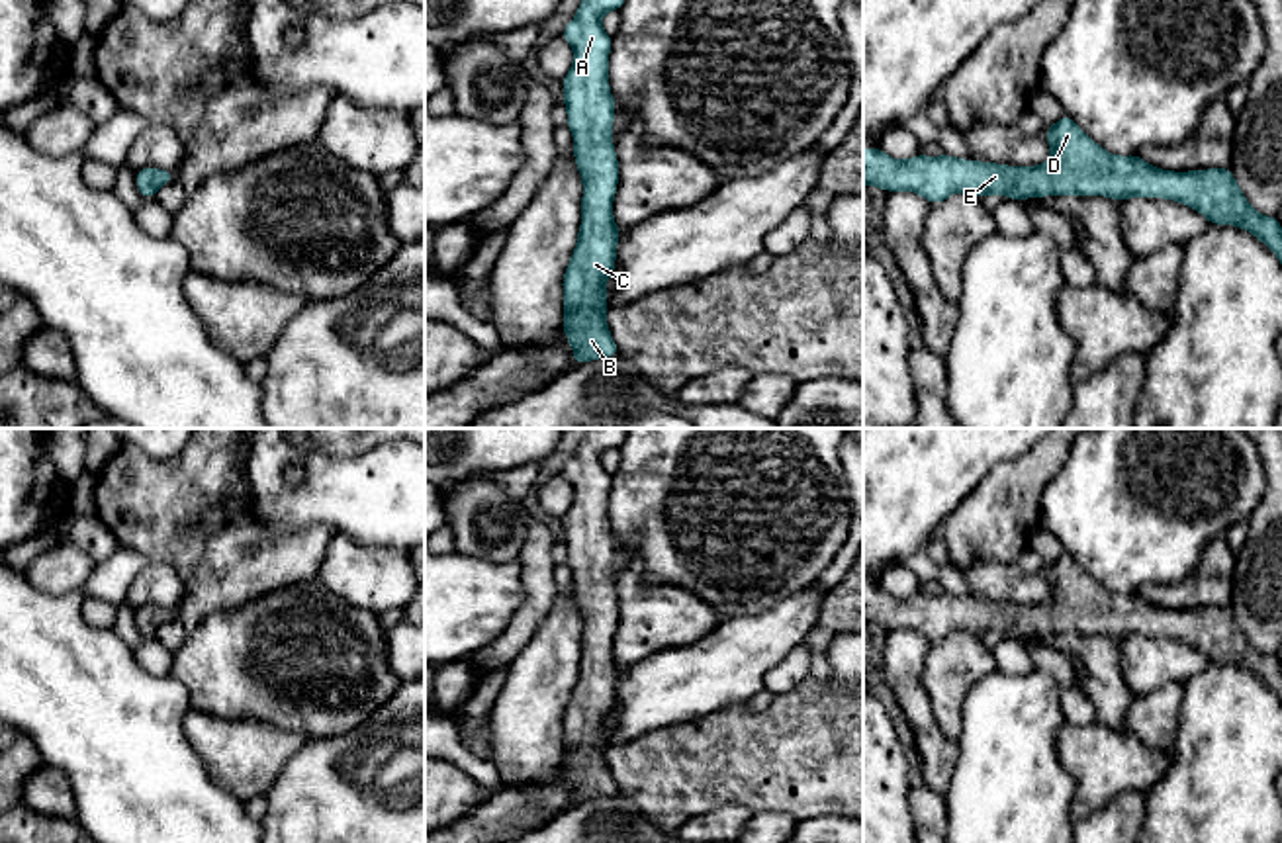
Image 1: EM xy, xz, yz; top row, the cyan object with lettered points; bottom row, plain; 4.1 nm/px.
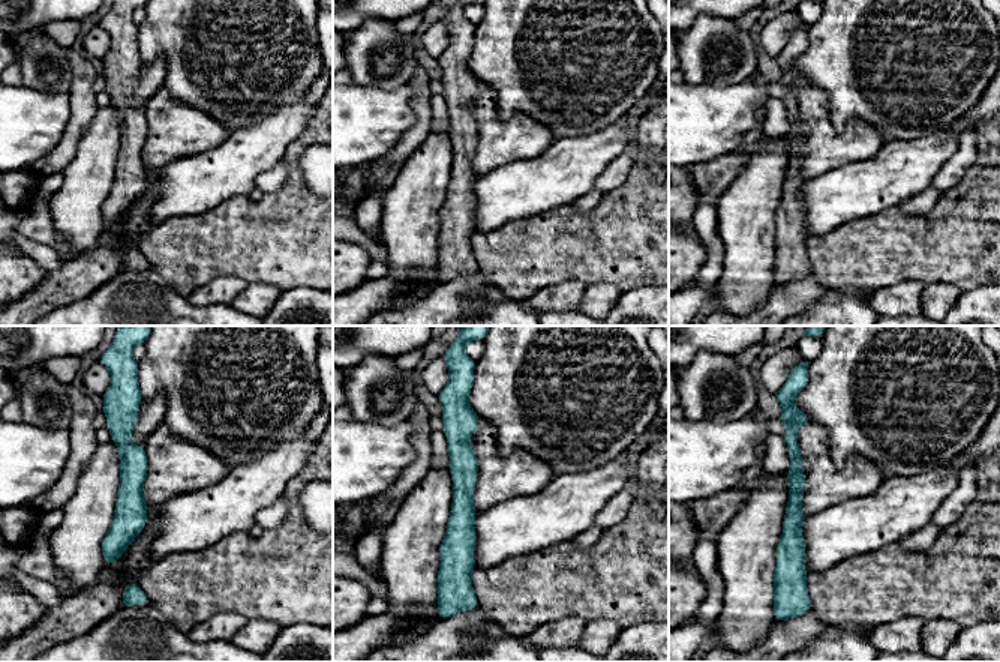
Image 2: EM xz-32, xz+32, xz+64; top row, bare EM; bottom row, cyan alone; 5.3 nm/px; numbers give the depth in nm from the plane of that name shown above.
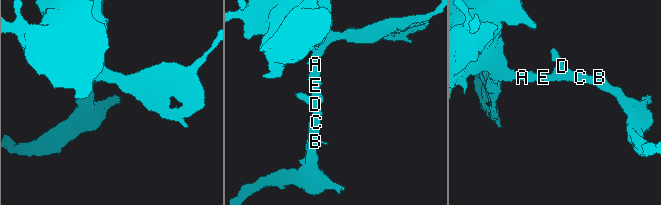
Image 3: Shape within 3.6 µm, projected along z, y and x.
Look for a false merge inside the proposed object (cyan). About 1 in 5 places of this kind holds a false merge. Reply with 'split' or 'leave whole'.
leave whole

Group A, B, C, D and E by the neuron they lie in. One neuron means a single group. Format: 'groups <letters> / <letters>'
groups A B C D E

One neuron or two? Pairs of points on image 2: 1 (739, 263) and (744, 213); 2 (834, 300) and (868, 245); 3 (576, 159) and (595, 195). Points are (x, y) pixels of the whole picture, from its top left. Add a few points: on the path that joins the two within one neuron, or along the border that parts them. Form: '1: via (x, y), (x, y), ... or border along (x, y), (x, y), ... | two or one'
1: via (744, 251), (744, 225) | one
2: border along (829, 288), (868, 294) | two
3: border along (592, 186), (571, 203) | two

